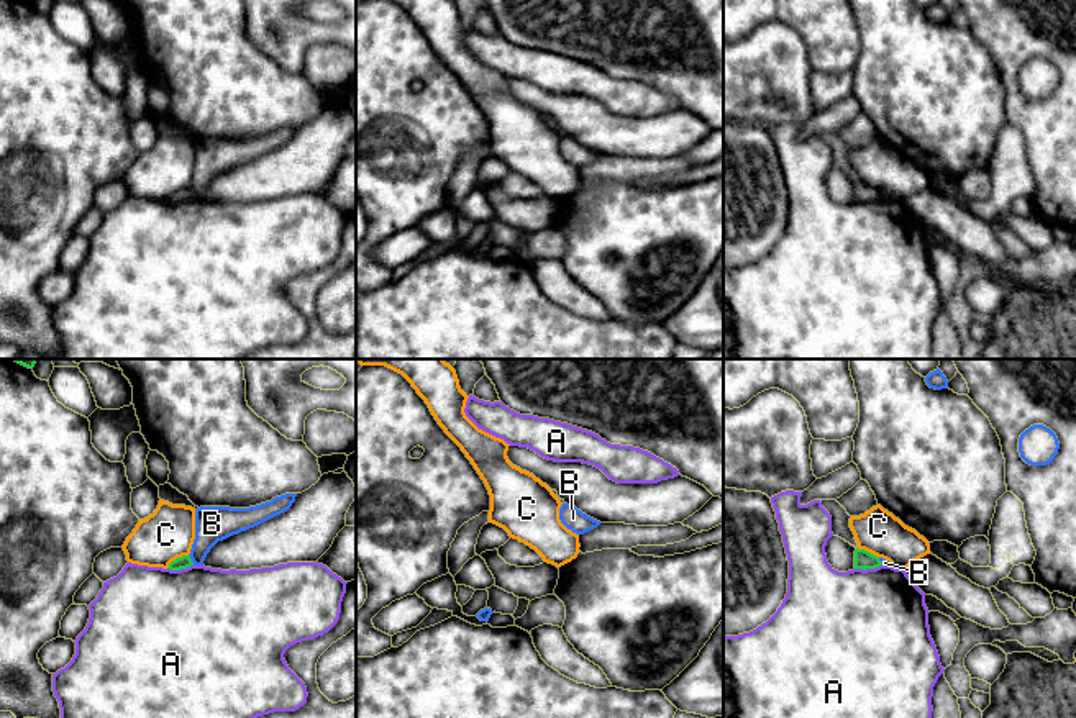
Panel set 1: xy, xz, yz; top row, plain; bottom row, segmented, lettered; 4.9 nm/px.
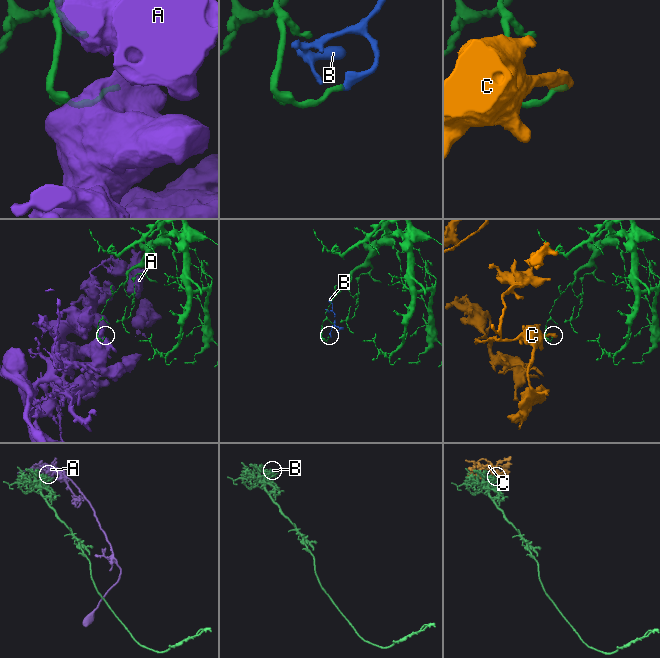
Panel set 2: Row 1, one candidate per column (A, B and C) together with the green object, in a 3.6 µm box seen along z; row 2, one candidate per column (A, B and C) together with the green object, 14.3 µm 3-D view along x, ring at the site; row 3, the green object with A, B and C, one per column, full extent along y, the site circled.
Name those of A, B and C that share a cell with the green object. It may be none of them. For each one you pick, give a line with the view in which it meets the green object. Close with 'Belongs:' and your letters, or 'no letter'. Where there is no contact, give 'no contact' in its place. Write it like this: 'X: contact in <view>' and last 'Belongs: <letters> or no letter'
Belongs: no letter

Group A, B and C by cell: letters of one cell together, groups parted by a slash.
A / B / C

